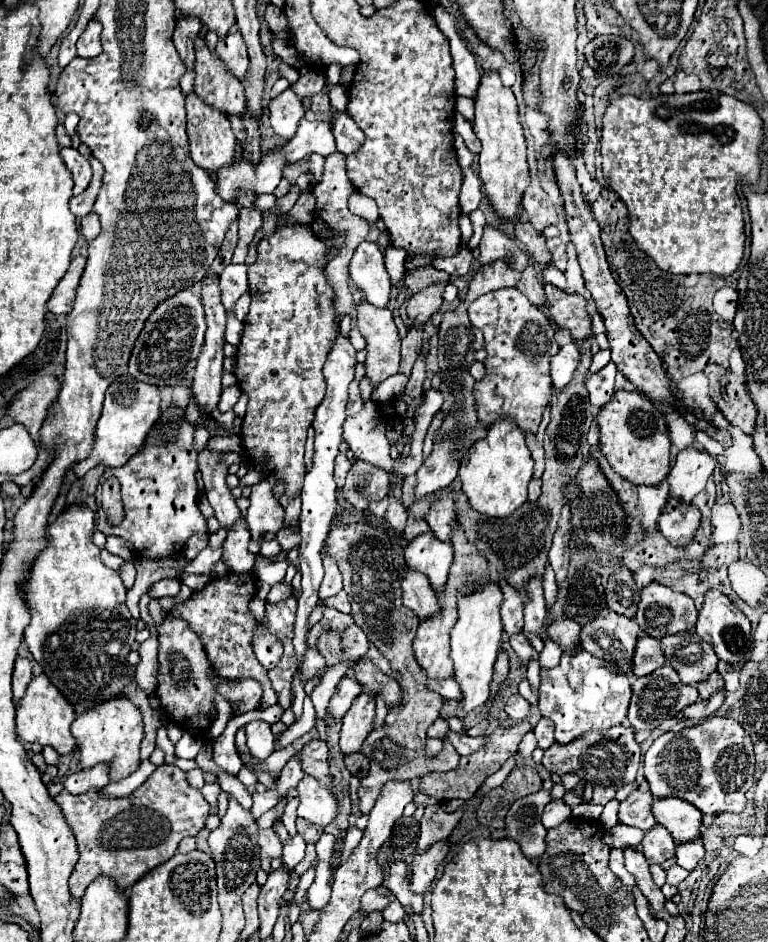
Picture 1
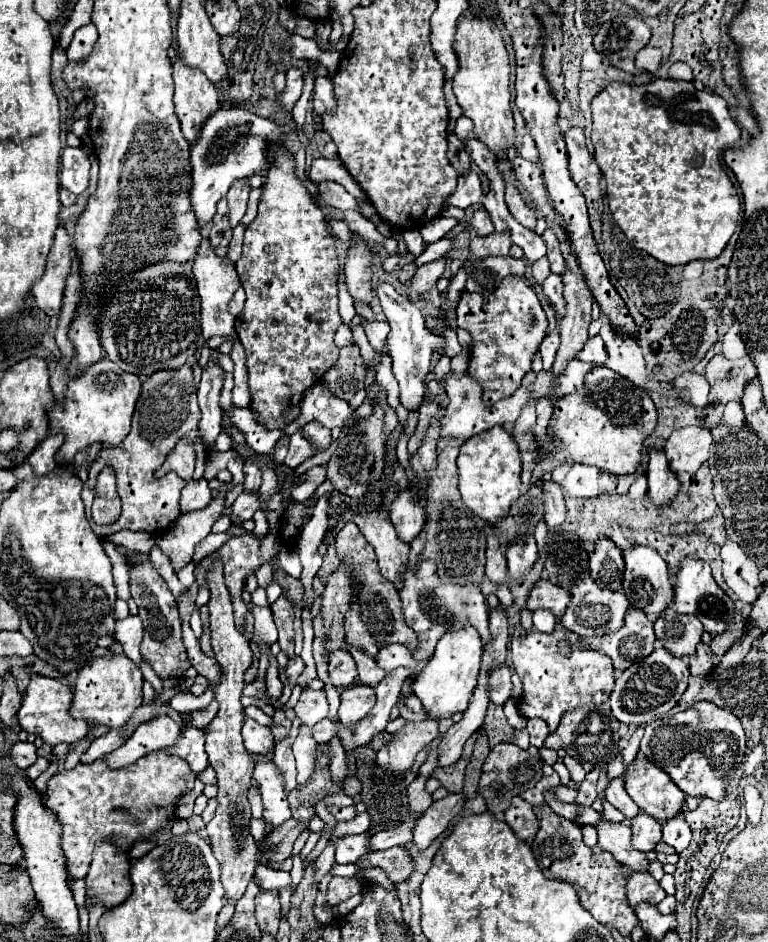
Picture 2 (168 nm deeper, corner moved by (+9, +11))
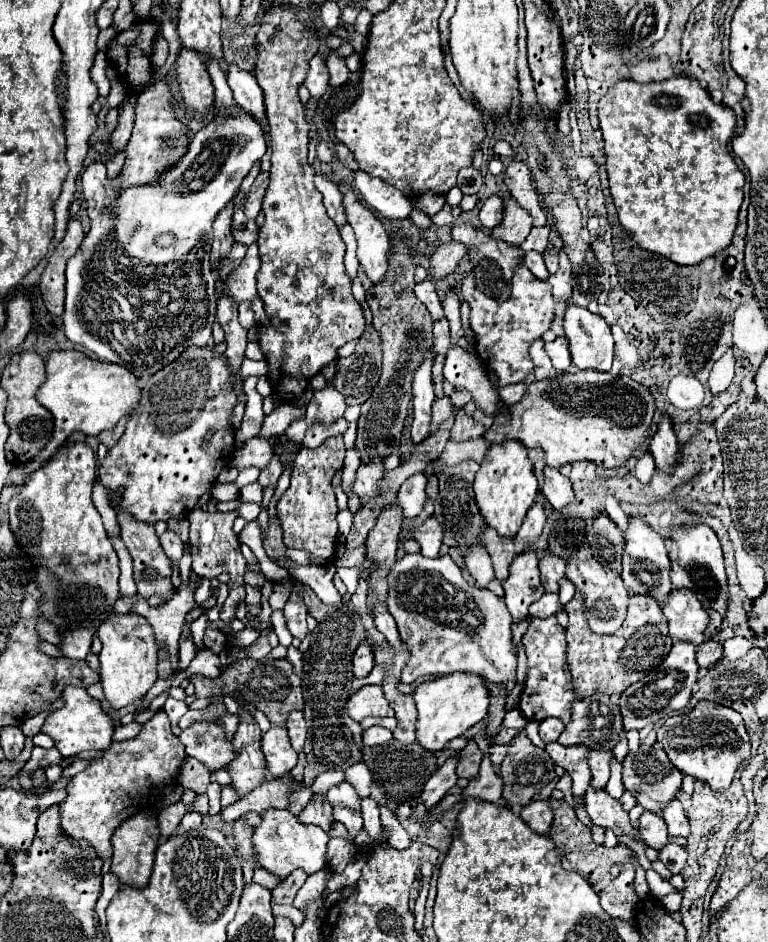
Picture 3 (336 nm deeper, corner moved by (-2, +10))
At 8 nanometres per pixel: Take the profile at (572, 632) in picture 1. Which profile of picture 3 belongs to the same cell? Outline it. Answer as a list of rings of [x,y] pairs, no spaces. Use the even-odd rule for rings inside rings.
[[[547,554],[541,562],[539,562],[539,570],[541,570],[541,582],[545,592],[559,592],[559,582],[565,578],[565,560]]]

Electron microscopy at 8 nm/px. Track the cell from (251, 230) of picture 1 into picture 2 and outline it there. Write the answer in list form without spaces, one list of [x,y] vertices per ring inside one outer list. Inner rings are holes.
[[[238,179],[232,189],[228,191],[228,209],[230,209],[230,225],[236,227],[240,219],[246,213],[246,203],[248,203],[248,193],[252,191],[250,179]]]

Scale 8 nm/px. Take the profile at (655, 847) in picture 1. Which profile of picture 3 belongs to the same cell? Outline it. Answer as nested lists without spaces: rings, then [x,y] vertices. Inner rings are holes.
[[[643,812],[641,814],[639,832],[641,832],[643,842],[649,848],[655,848],[655,850],[661,850],[667,844],[667,838],[669,838],[667,824],[663,822],[663,818],[659,814],[653,814],[653,812]]]

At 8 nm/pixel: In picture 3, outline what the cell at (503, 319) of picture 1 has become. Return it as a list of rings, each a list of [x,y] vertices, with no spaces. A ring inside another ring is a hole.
[[[519,266],[513,274],[511,296],[501,304],[497,304],[493,298],[477,290],[473,274],[467,274],[461,280],[461,294],[471,308],[471,328],[477,338],[475,352],[483,360],[485,368],[493,376],[497,376],[497,388],[525,382],[525,378],[535,368],[529,356],[529,348],[537,338],[541,338],[551,328],[553,322],[555,300],[551,296],[551,286],[535,278],[525,266]]]

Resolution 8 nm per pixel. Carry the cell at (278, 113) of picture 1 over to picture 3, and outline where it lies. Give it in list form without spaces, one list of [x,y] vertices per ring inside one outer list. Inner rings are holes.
[[[315,54],[311,58],[307,78],[303,84],[313,98],[321,98],[325,94],[325,90],[329,86],[329,74],[327,74],[327,66],[325,66],[325,60],[321,54]]]

